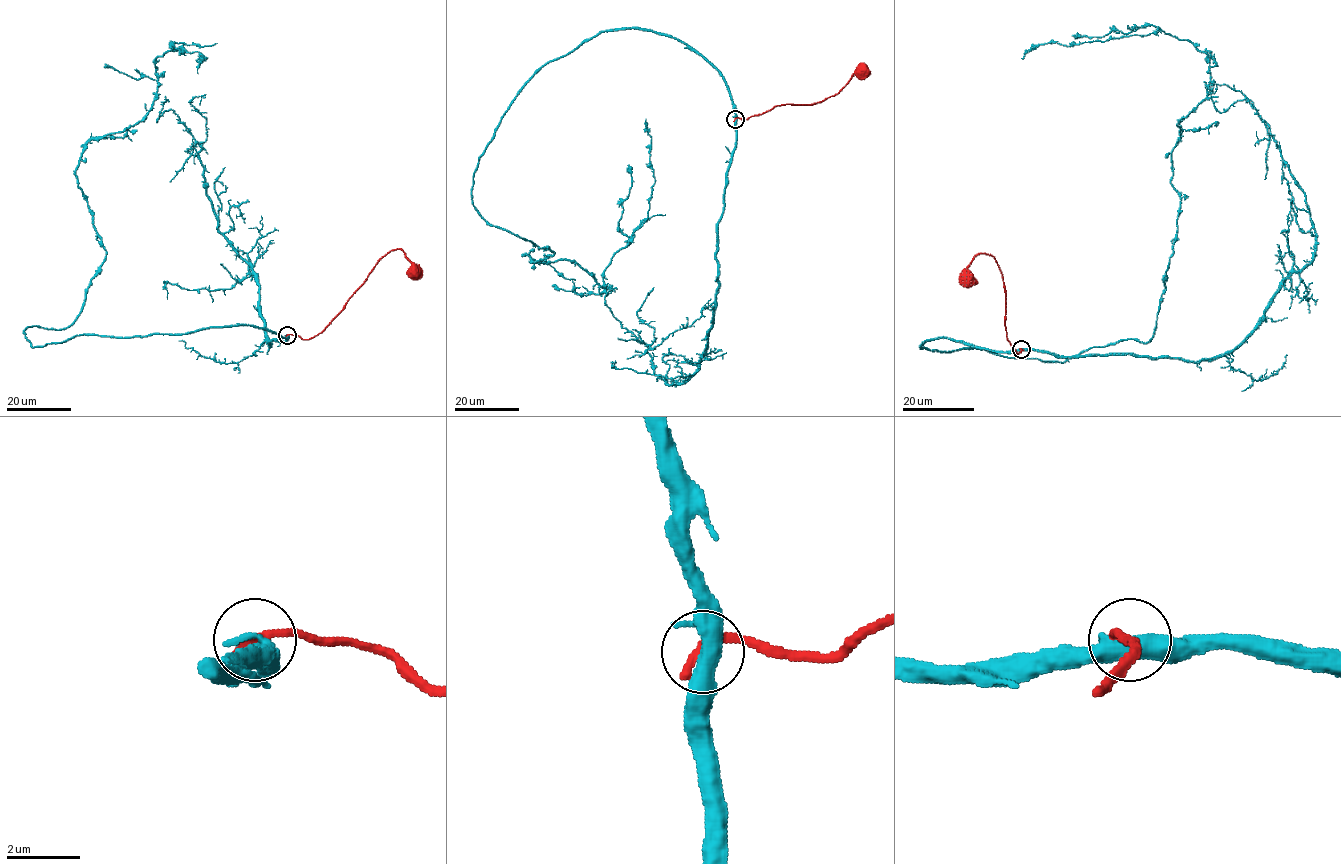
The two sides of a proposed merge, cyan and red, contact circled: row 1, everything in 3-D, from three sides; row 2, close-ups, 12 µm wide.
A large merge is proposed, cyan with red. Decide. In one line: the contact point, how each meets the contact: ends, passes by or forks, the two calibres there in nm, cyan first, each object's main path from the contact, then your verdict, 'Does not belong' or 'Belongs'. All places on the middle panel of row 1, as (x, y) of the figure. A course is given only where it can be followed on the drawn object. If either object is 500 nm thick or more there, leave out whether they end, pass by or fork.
Place: (735, 119). At the ring cyan forks. At the ring red ends. Thickness 400 nm (cyan) against 320 nm. Course of cyan: (735, 119), (683, 42), (601, 30), (516, 95), (475, 209), (606, 289), (649, 209), (646, 119). Course of red: (735, 119), (748, 119), (776, 106), (816, 103), (837, 93), (859, 70), (864, 70). Does not belong

